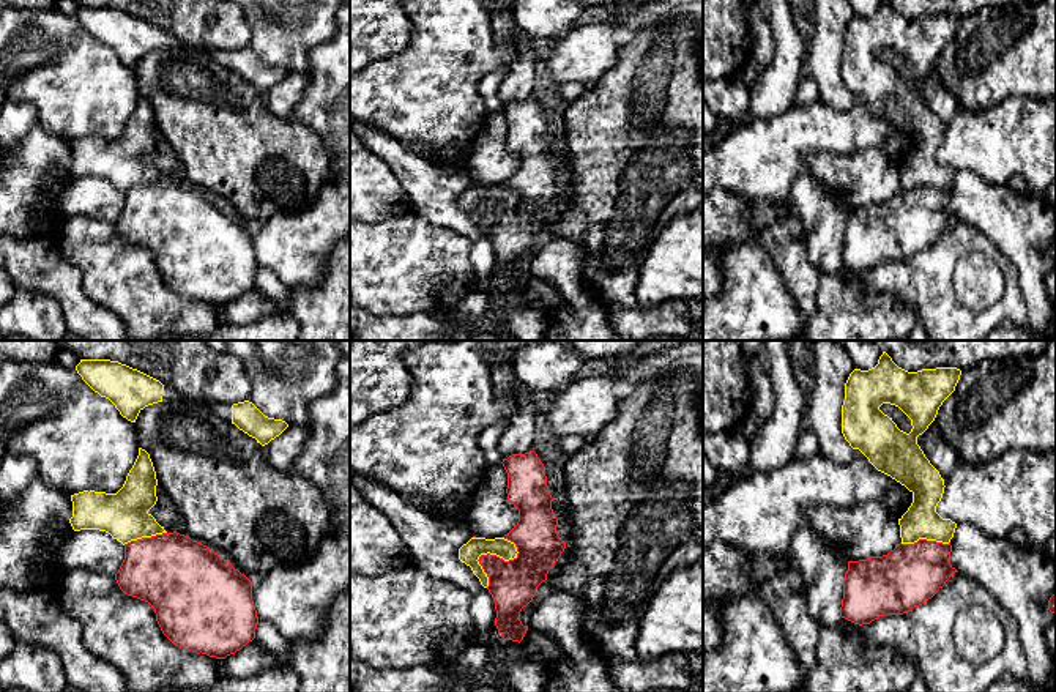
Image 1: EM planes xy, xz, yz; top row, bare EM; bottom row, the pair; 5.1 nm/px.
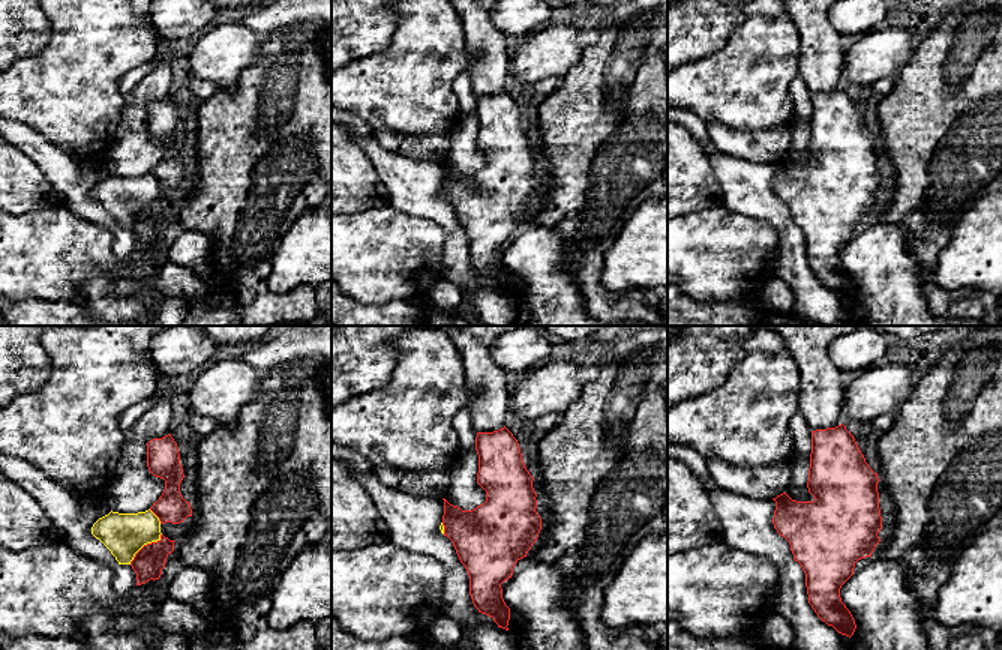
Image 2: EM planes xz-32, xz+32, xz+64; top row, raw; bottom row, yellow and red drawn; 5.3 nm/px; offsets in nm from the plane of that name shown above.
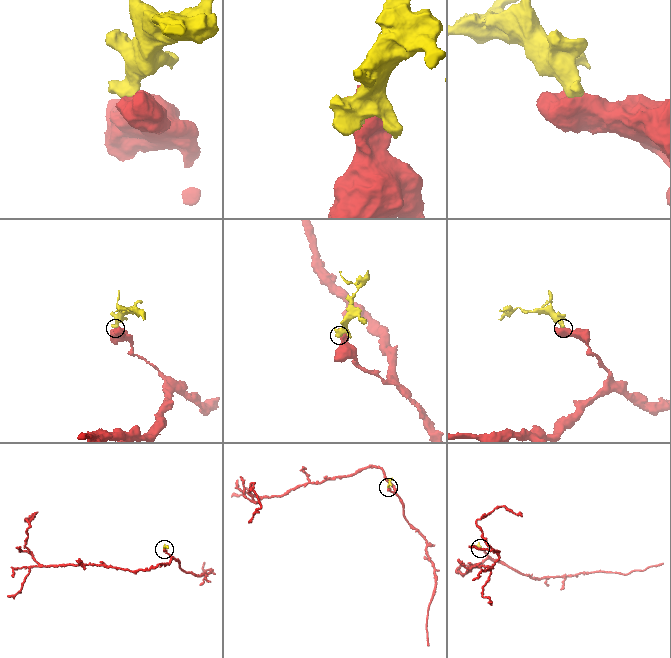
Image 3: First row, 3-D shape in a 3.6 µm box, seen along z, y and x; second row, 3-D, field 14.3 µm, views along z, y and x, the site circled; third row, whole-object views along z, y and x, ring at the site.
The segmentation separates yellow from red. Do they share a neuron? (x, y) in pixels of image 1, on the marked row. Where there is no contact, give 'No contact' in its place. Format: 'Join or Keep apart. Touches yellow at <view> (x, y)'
Keep apart. Touches yellow at xz (494, 554)

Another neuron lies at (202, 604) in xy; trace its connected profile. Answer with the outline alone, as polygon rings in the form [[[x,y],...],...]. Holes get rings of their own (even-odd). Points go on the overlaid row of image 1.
[[[162,533],[125,544],[115,580],[125,594],[154,608],[162,634],[178,648],[225,659],[255,638],[258,616],[252,582],[214,550],[184,534]]]

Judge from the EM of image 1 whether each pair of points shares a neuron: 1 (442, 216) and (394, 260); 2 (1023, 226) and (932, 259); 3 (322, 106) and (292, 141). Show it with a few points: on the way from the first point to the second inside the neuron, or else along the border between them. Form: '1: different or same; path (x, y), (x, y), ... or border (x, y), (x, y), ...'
1: different; border (413, 212), (435, 226), (453, 229), (468, 238)
2: different; border (959, 218), (976, 226), (1015, 265)
3: different; border (292, 115), (316, 133), (327, 155)

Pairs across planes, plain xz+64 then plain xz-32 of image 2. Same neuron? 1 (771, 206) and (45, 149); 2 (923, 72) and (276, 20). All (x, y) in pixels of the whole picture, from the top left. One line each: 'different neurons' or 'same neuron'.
1: same neuron
2: different neurons

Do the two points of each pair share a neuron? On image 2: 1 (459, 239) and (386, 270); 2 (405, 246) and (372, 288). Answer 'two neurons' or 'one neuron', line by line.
1: two neurons
2: one neuron

